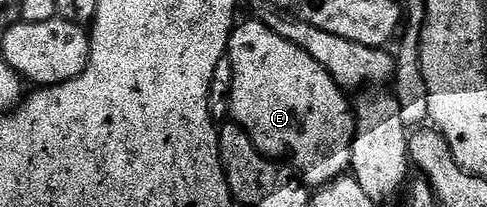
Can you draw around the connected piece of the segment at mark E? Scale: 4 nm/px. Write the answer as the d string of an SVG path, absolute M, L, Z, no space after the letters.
M258 19L258 21L246 21L243 25L242 22L235 24L234 31L230 34L228 60L232 67L229 116L232 118L233 124L238 125L247 133L252 139L252 143L262 154L269 157L272 161L285 162L297 174L302 184L307 187L327 185L328 182L336 180L349 170L350 160L352 159L352 143L354 142L354 123L356 120L355 114L352 112L351 102L350 105L346 102L347 94L334 82L332 75L328 75L328 71L324 71L324 67L320 67L320 63L316 63L316 59L312 59L312 55L308 55L308 51L296 47L296 43L288 43L288 39L276 35L276 31L269 29L265 20Z

